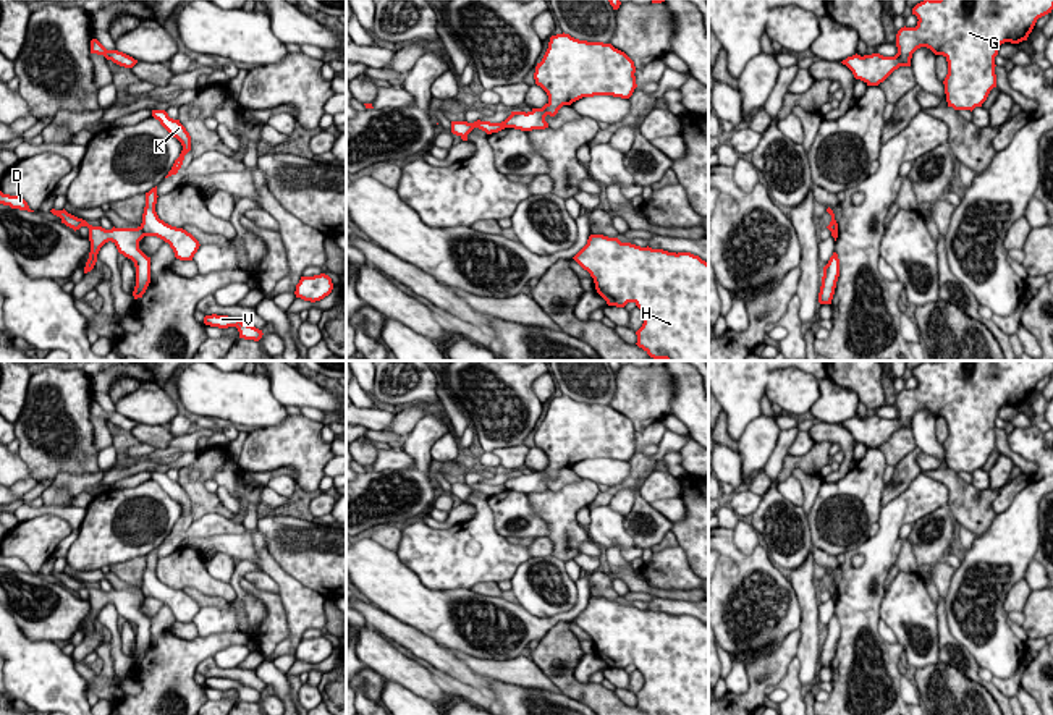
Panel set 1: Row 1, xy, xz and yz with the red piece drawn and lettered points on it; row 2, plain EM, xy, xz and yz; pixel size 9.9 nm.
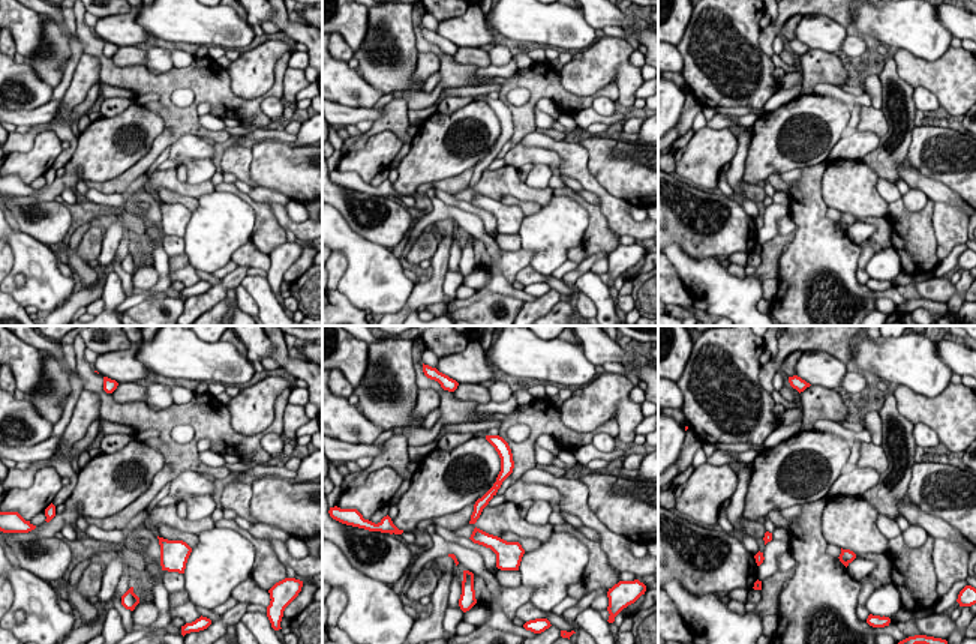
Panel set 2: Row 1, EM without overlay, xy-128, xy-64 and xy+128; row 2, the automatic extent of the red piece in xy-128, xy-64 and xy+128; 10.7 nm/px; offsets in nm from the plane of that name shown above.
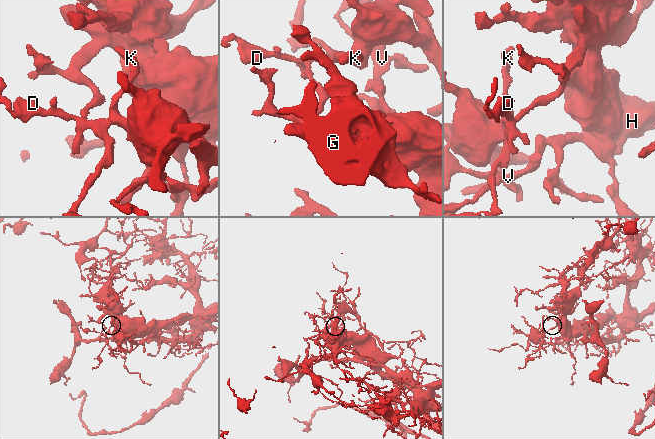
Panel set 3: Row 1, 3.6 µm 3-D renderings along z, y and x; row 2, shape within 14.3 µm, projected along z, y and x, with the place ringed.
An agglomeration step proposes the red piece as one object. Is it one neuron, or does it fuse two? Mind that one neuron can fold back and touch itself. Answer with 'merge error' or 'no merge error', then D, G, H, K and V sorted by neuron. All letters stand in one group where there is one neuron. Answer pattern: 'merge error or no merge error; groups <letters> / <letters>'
merge error; groups D G H V / K

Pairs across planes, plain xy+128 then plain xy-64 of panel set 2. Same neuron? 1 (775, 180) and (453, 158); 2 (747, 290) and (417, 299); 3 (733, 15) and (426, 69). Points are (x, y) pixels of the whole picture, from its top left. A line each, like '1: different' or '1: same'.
1: different
2: different
3: different

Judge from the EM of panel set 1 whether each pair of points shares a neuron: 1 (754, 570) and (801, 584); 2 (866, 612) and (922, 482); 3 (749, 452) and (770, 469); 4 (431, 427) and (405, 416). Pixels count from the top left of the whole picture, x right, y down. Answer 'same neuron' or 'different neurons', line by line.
1: different neurons
2: same neuron
3: different neurons
4: different neurons

